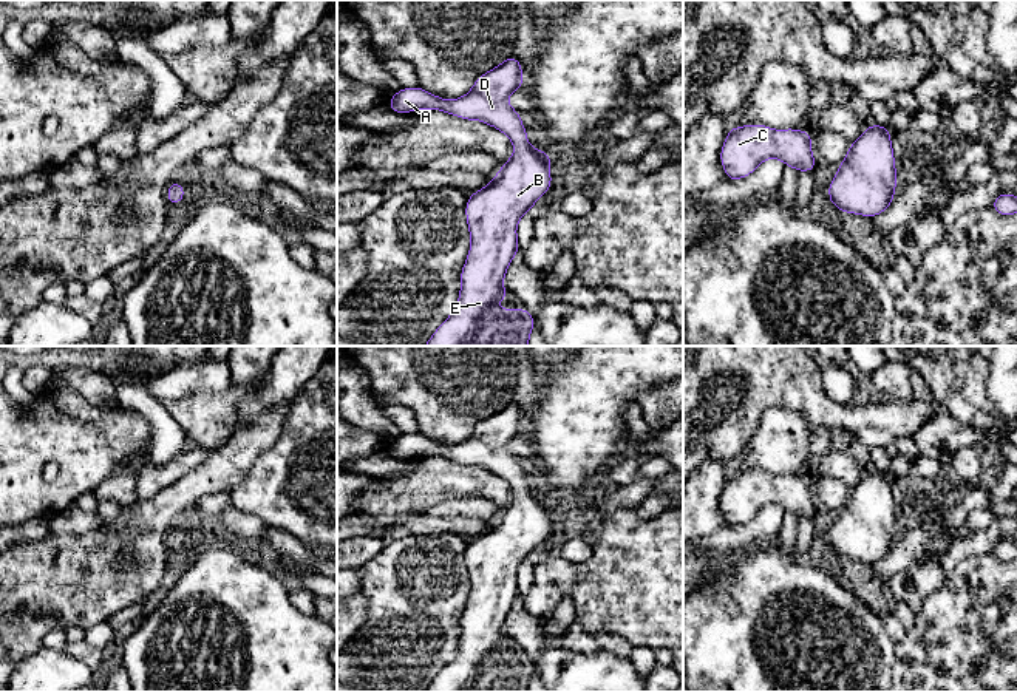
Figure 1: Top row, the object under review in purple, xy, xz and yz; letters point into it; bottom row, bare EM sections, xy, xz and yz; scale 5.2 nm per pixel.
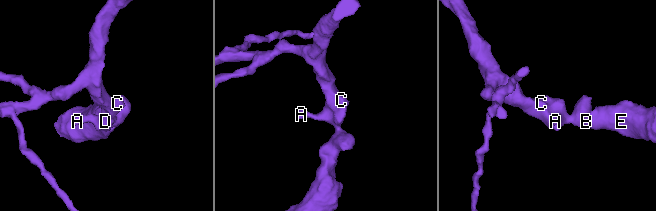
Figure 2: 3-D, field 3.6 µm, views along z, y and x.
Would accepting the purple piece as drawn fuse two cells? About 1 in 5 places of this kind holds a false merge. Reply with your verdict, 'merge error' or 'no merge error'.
no merge error

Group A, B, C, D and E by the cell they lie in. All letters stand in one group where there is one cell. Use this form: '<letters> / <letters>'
A B C D E

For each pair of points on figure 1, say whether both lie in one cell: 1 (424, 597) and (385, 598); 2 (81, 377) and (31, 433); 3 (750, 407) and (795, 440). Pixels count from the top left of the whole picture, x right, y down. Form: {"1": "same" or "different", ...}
{"1": "same", "2": "different", "3": "different"}

